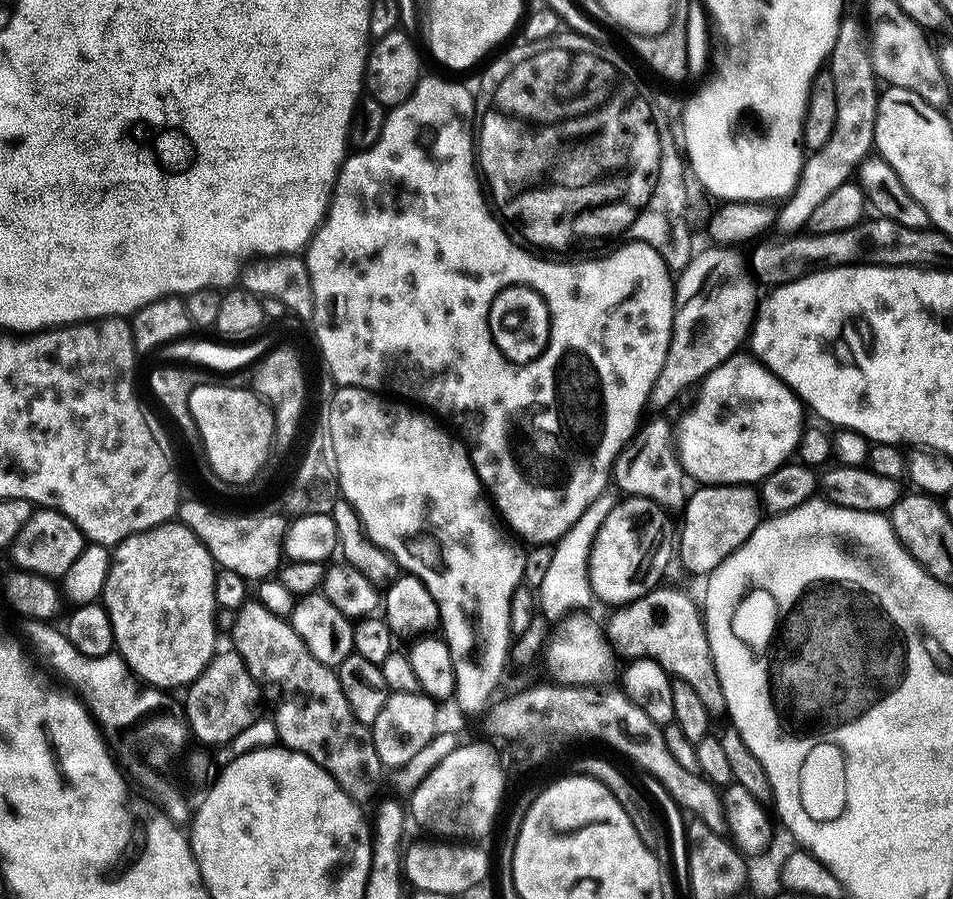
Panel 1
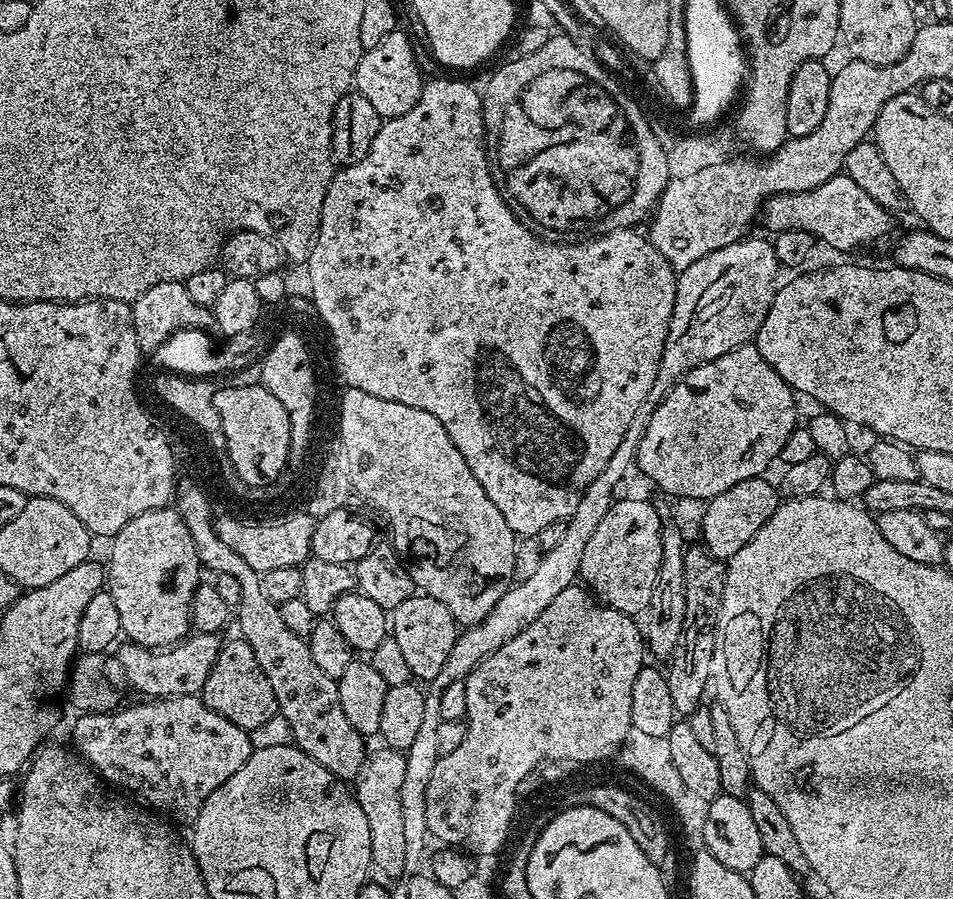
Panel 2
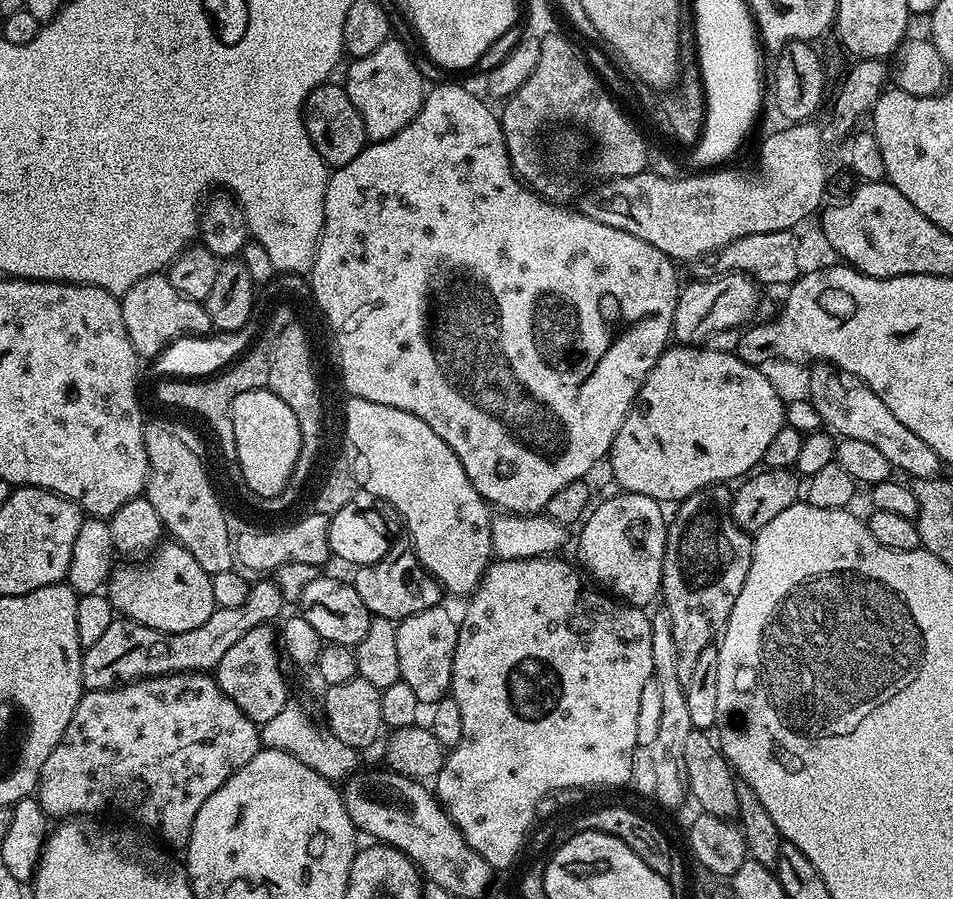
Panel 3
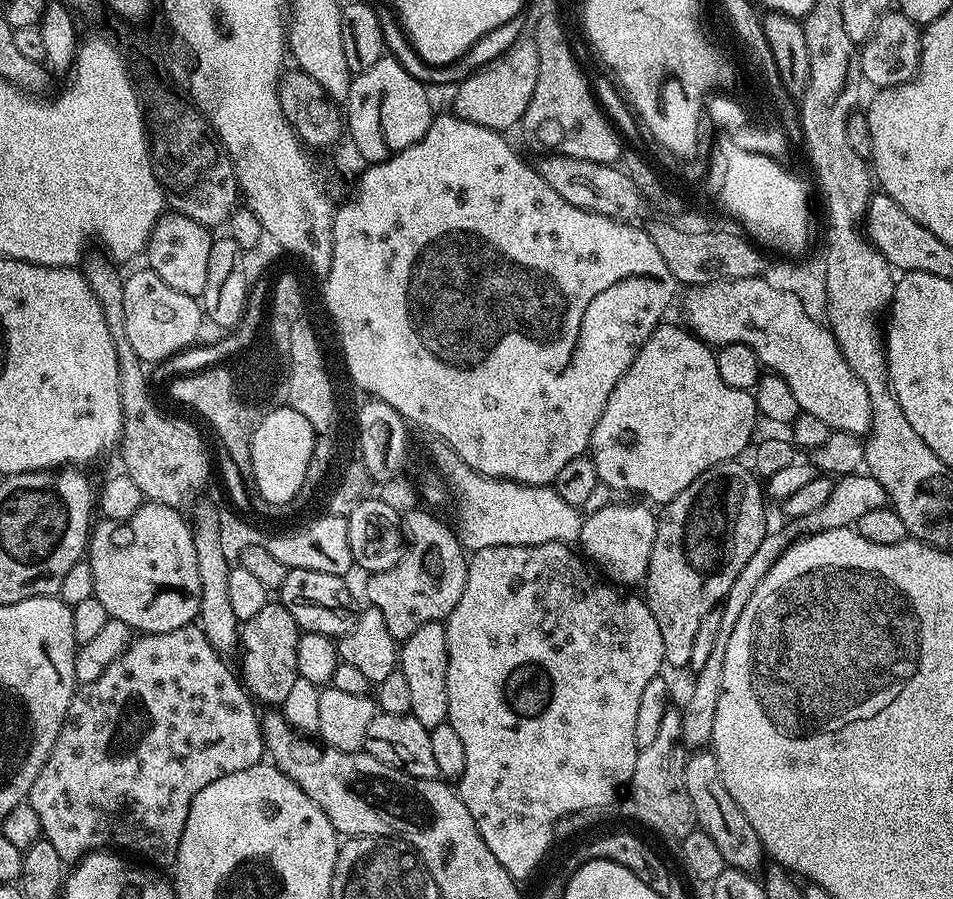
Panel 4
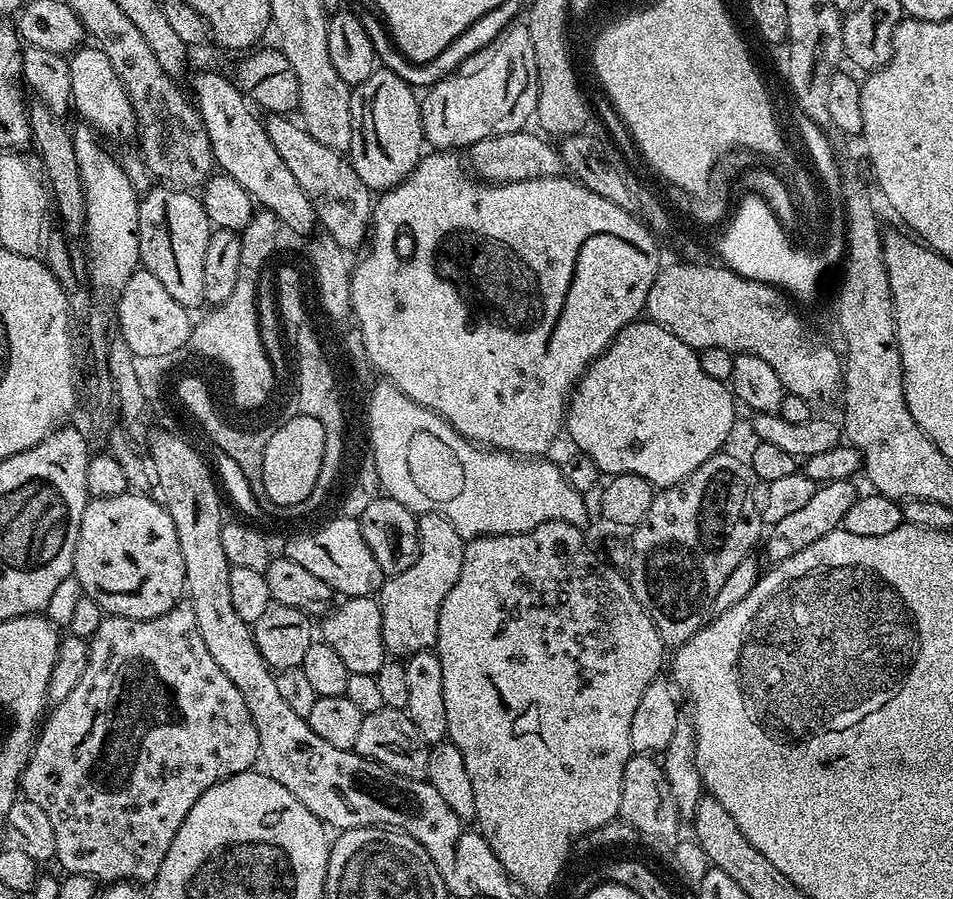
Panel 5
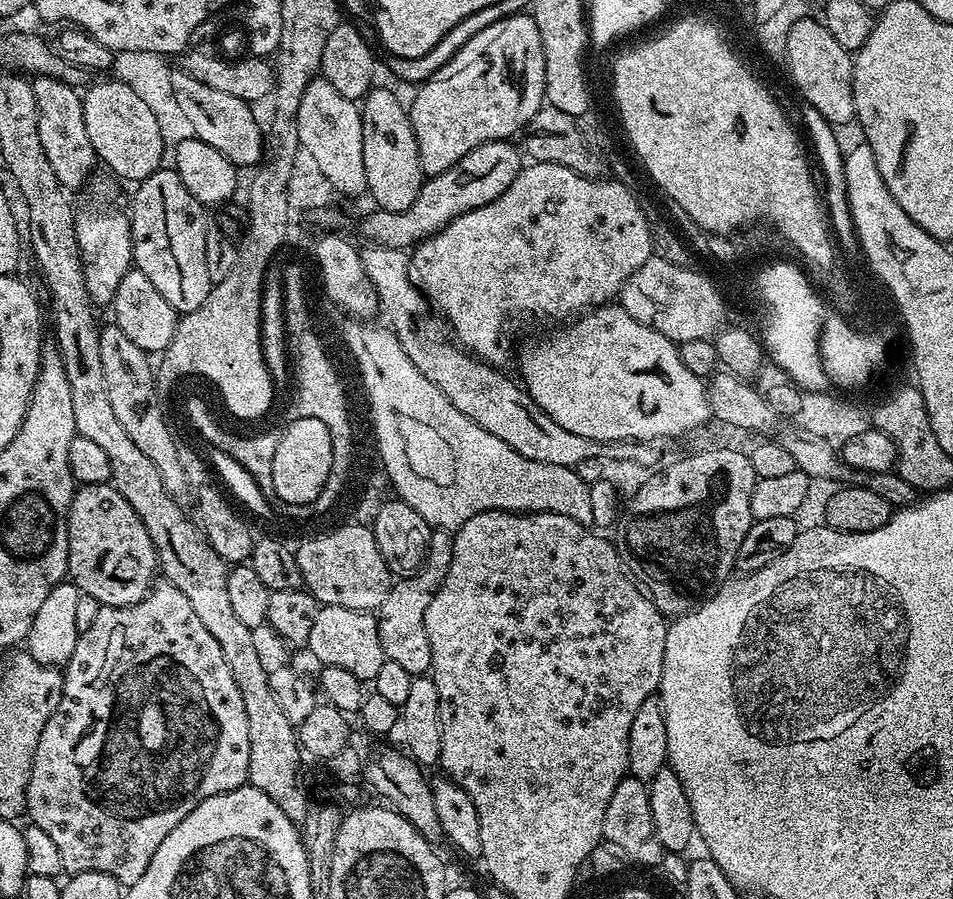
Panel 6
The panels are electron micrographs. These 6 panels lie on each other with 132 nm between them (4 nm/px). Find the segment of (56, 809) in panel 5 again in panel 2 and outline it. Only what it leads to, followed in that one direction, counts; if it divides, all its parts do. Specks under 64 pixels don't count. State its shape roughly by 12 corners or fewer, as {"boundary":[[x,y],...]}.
{"boundary":[[199,695],[77,715],[71,747],[173,825],[246,766]]}

